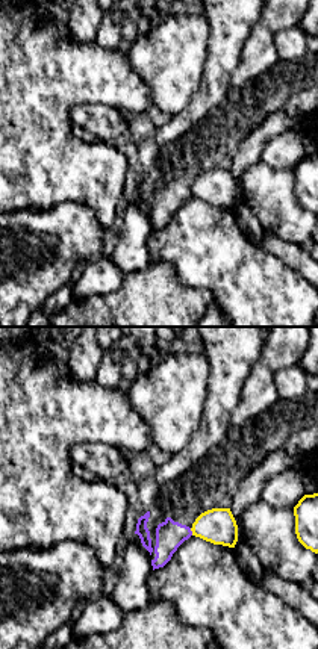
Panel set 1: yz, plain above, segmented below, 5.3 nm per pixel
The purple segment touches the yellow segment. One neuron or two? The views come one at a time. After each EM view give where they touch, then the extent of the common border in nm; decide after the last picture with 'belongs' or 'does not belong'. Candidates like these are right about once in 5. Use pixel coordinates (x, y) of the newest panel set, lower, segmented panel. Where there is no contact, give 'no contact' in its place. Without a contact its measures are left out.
meets purple at (191, 531); contact 40 nm long

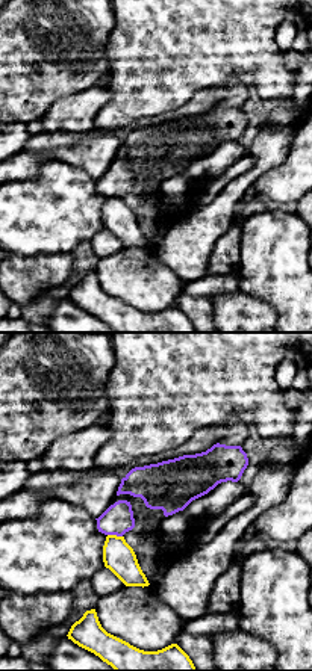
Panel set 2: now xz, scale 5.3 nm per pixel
meets purple at (115, 534); contact 80 nm long

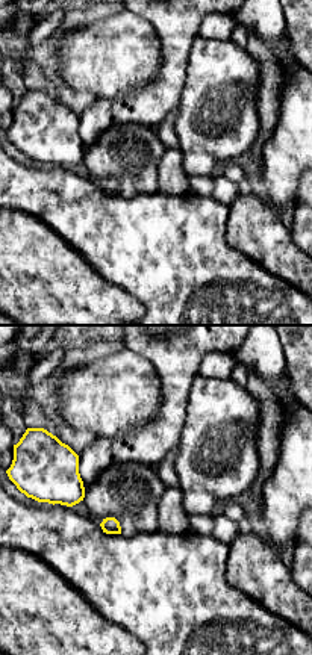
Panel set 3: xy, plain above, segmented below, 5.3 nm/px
no contact

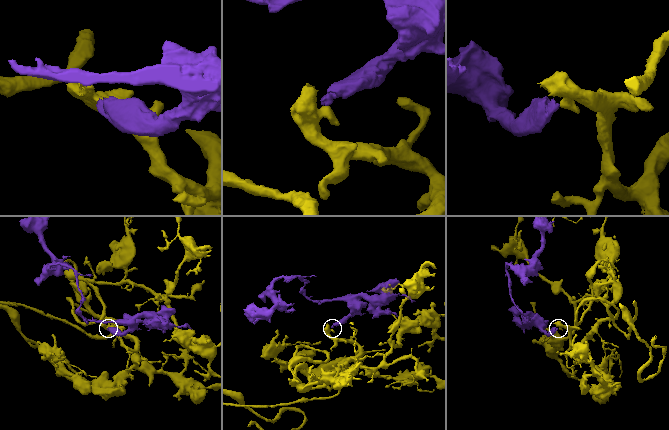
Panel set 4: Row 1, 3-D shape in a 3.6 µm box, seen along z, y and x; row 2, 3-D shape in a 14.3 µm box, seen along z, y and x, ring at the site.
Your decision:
does not belong

